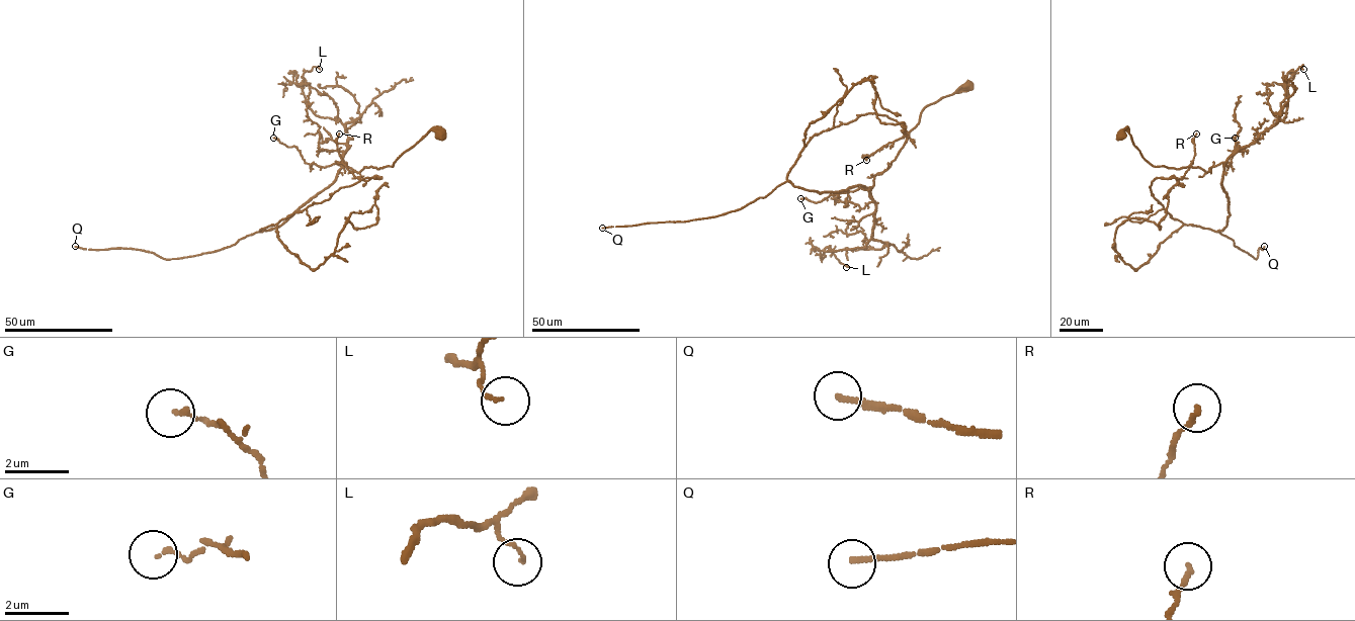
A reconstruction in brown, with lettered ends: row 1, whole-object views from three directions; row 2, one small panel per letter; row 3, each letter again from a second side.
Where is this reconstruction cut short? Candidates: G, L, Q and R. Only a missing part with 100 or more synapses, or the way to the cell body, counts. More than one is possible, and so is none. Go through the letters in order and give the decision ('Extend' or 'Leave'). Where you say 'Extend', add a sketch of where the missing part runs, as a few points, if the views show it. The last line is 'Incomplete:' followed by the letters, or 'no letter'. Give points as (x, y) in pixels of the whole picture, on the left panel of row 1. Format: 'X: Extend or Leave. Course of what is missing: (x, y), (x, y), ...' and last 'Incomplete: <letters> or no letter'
G: Leave
L: Leave
Q: Extend
R: Leave
Incomplete: Q

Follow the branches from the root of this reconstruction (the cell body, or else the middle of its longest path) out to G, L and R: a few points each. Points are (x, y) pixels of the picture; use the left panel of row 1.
G: (442, 135), (430, 129), (392, 166), (359, 172), (346, 163), (308, 164), (297, 148), (273, 138)
L: (442, 135), (430, 129), (392, 166), (352, 170), (342, 159), (345, 126), (305, 102), (303, 74), (319, 69)
R: (442, 135), (430, 129), (392, 166), (345, 163), (260, 231), (379, 178), (347, 169), (339, 134)

